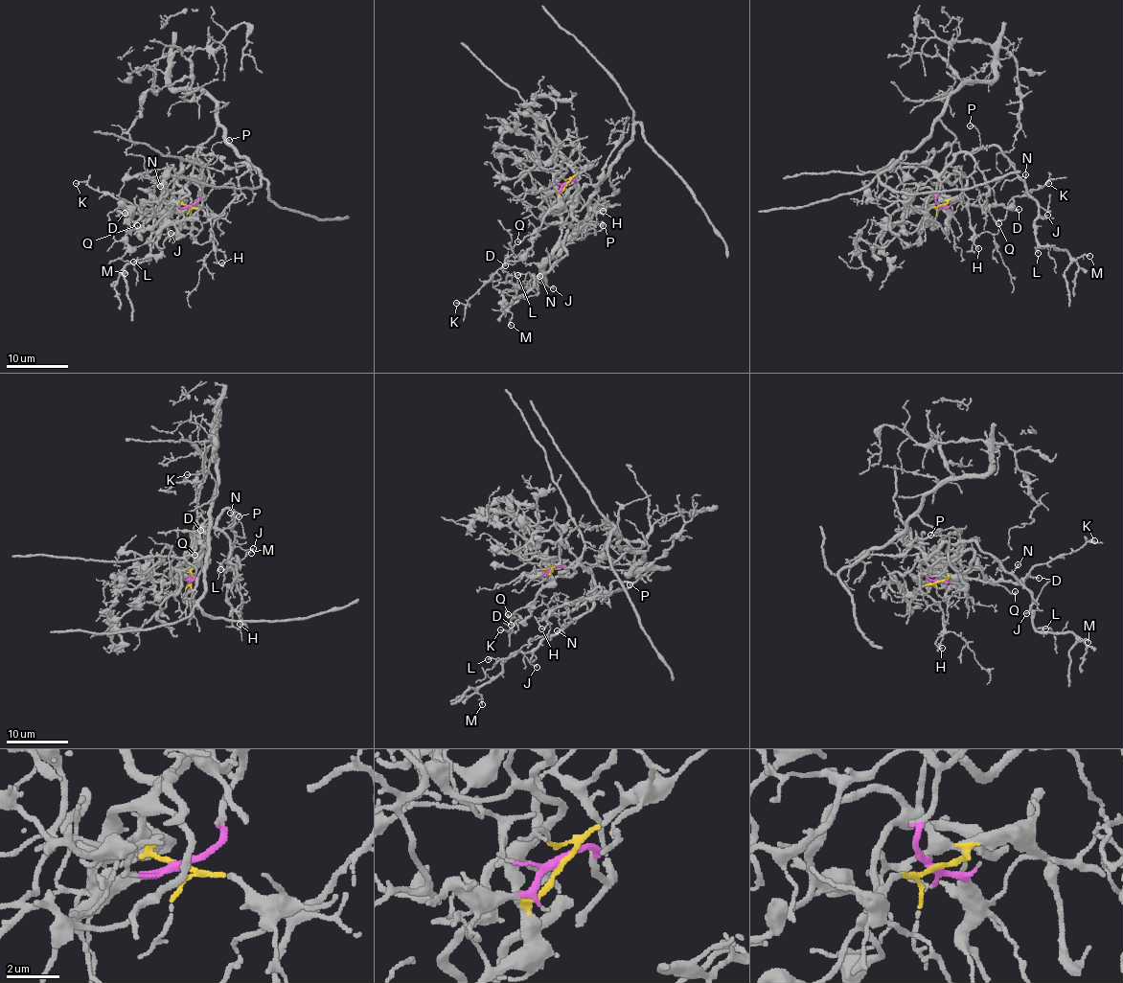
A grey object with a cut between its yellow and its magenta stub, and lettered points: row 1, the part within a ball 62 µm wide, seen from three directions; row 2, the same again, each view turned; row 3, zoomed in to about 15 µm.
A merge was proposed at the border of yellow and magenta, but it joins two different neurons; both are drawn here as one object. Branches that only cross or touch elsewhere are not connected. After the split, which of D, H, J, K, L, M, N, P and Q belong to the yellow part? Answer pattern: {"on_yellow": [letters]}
{"on_yellow": ["D", "K", "Q"]}

